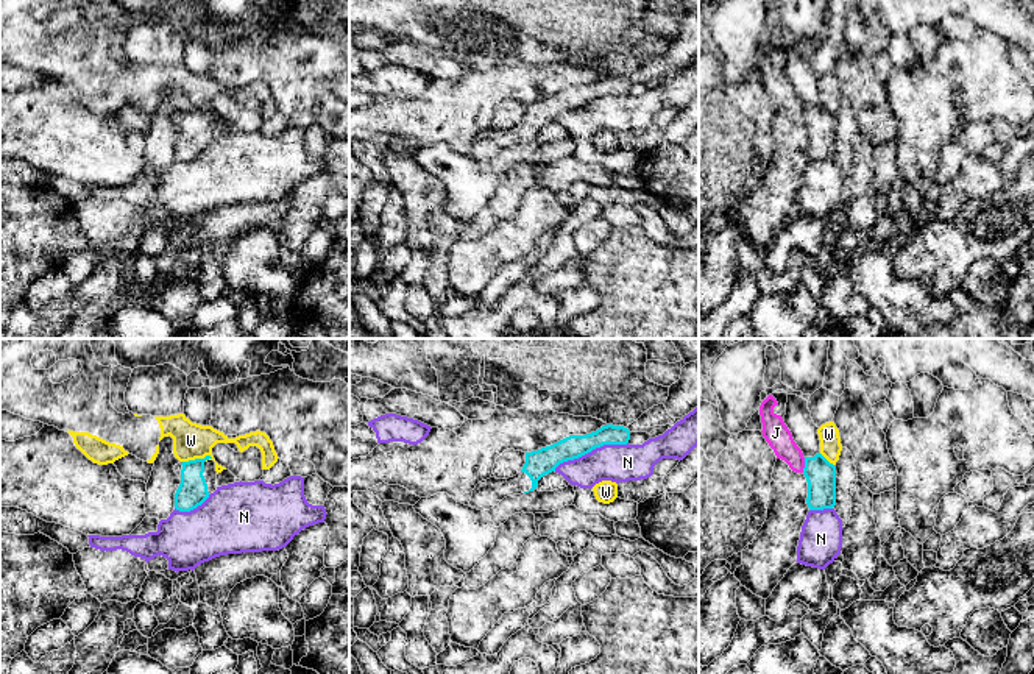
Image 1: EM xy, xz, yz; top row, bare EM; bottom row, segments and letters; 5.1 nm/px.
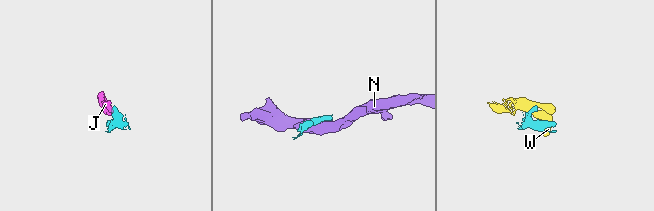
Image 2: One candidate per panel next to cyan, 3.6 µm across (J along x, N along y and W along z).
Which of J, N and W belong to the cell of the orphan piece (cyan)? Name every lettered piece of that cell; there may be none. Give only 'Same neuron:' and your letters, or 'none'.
Same neuron: none

